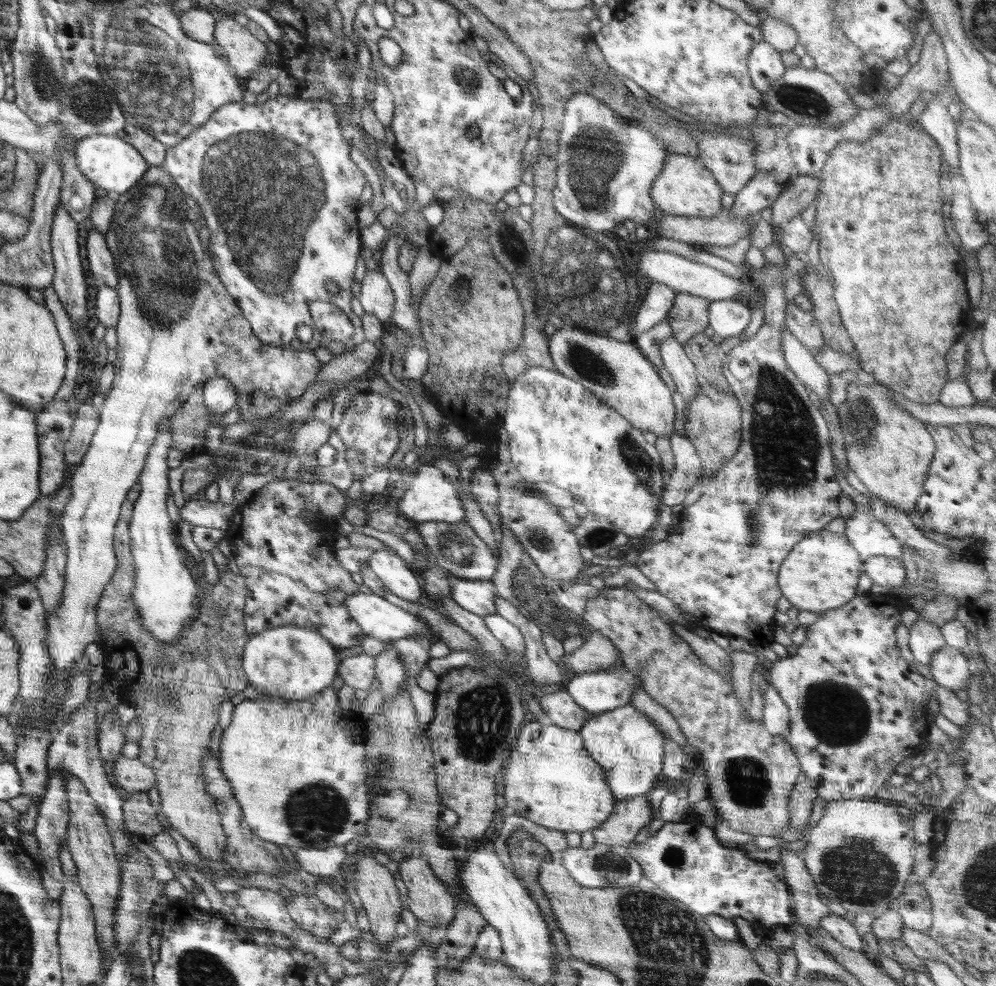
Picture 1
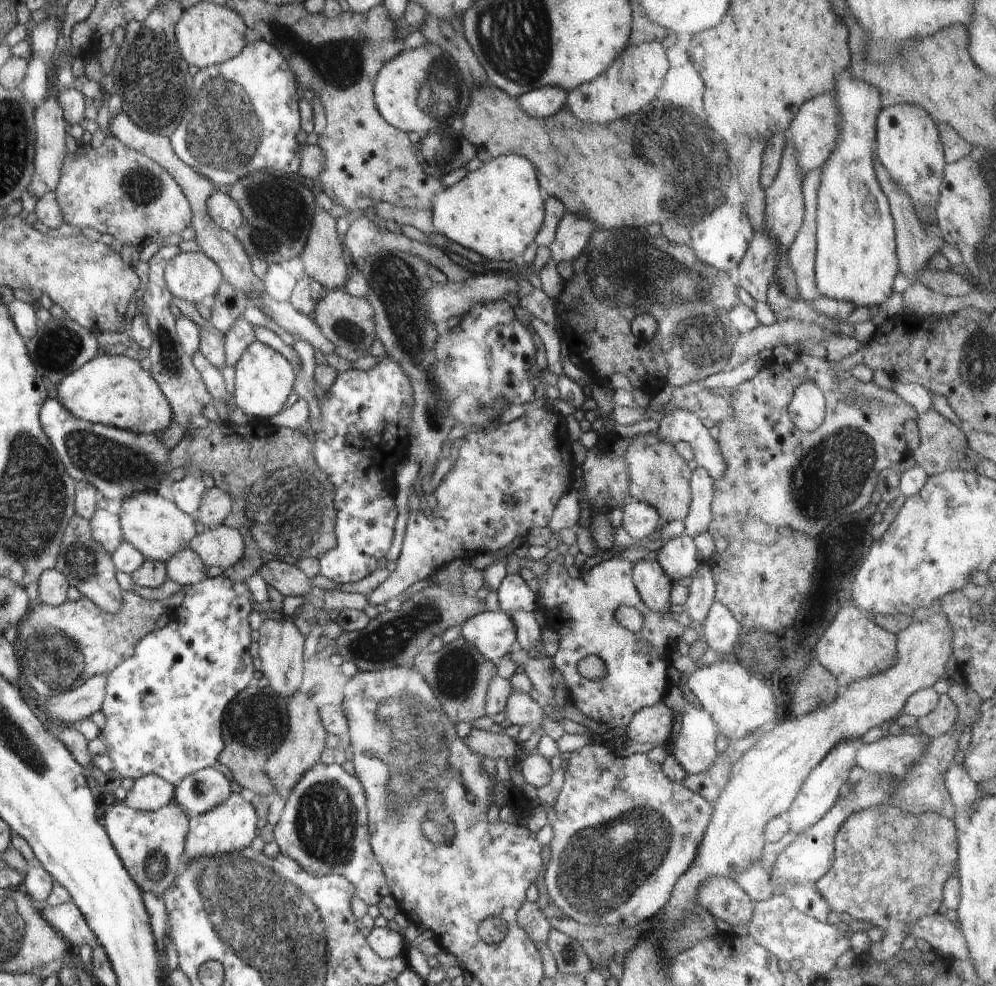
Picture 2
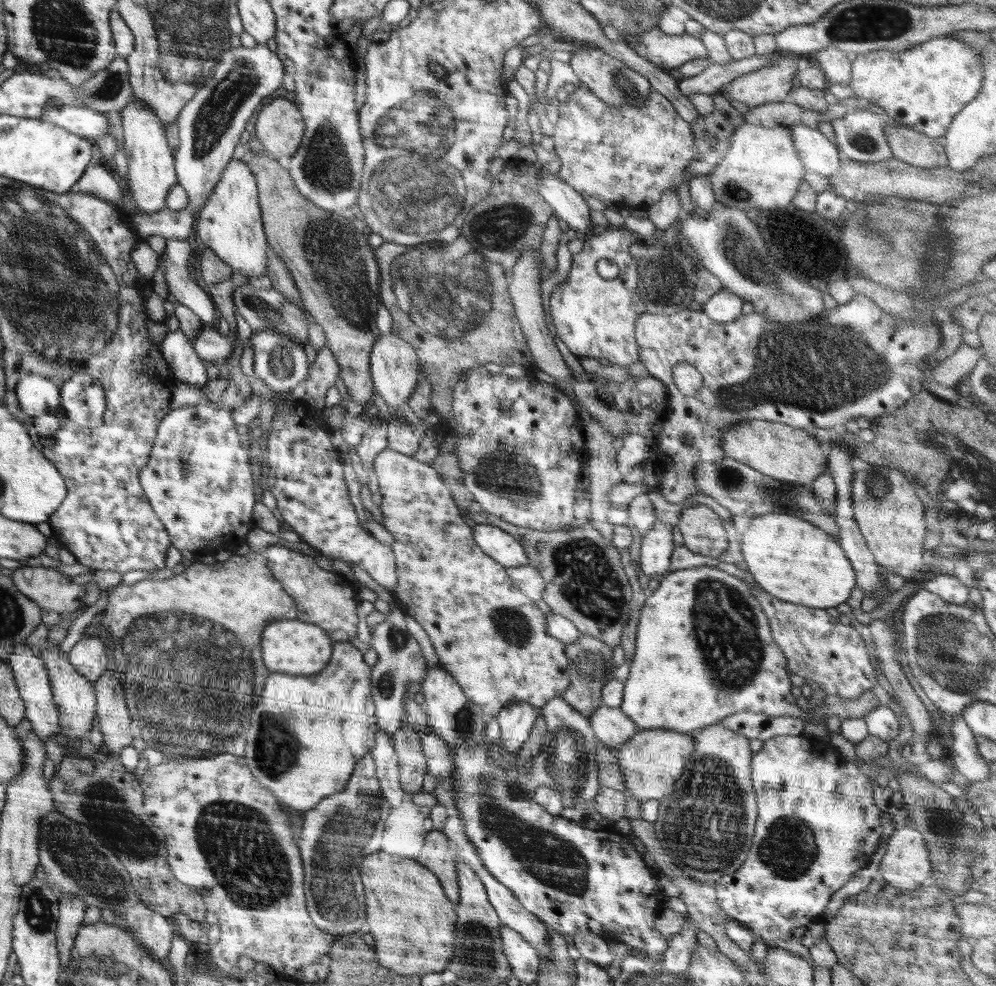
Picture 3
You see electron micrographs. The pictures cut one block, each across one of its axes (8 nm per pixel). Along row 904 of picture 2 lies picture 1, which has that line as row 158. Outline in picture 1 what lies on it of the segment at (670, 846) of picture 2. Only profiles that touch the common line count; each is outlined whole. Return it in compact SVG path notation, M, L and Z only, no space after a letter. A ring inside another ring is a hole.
M576 94L564 105L552 202L566 221L614 234L626 220L648 226L662 213L651 199L650 188L666 164L666 147L642 126L625 122L628 120L618 120L612 109L588 94Z

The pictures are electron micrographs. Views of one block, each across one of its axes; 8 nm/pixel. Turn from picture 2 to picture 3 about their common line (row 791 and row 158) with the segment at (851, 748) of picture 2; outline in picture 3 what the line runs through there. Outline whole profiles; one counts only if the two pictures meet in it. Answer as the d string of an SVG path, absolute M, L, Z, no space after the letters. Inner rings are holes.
M803 125L791 126L790 130L794 147L806 170L822 176L838 172L842 155L824 134Z

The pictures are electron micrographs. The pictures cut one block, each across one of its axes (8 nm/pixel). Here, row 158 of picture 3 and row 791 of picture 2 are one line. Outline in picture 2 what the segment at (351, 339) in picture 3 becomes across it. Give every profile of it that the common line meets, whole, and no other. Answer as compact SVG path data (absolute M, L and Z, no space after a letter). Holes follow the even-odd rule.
M253 682L228 704L222 716L221 734L224 748L220 752L218 764L230 769L236 783L249 796L274 794L274 784L266 776L264 764L271 752L278 750L289 732L287 706L287 698L282 698L278 692L268 688L268 685L259 686Z

